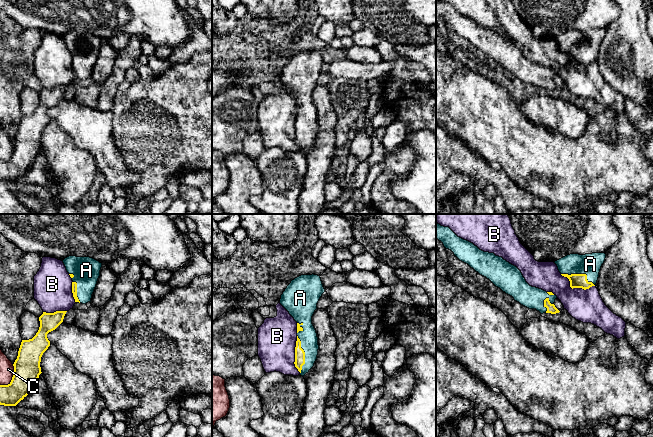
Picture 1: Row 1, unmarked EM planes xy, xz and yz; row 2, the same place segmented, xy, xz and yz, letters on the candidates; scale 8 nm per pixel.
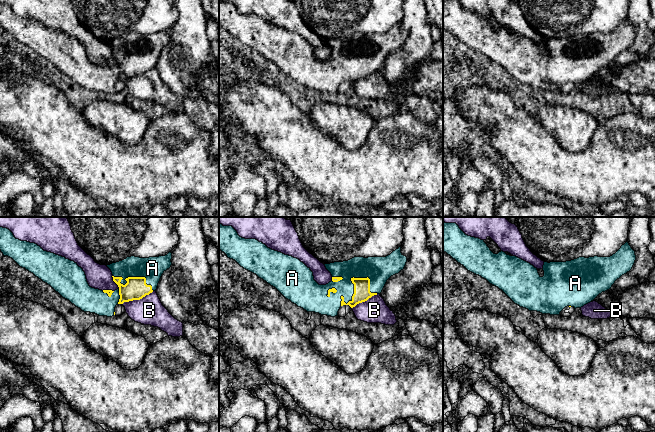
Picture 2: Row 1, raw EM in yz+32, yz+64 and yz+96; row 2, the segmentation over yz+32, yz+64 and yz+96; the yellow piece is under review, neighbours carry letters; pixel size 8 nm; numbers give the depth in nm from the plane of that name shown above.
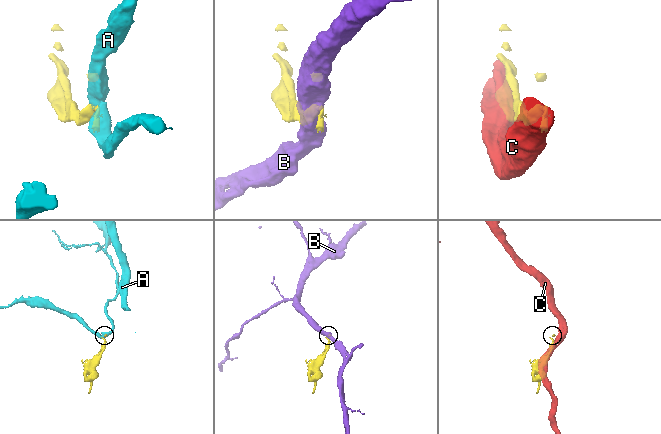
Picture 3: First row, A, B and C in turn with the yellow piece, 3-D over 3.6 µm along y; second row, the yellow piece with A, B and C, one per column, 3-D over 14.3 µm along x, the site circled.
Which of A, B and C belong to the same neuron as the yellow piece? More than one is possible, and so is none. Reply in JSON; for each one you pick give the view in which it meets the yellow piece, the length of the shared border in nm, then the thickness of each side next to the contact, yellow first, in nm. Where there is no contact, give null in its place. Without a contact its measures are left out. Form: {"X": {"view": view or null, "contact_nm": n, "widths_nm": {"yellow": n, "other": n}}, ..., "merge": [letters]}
{"A": {"view": "yz", "contact_nm": 300, "widths_nm": {"yellow": 110, "other": 180}}, "merge": ["A"]}

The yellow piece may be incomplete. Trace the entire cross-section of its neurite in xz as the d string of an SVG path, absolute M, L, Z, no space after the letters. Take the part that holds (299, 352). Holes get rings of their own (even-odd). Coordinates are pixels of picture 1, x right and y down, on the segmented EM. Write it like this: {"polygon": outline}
{"polygon": "M301 275L291 281L280 299L280 304L297 322L294 364L303 377L312 369L318 355L318 337L312 316L324 292L320 276Z"}

